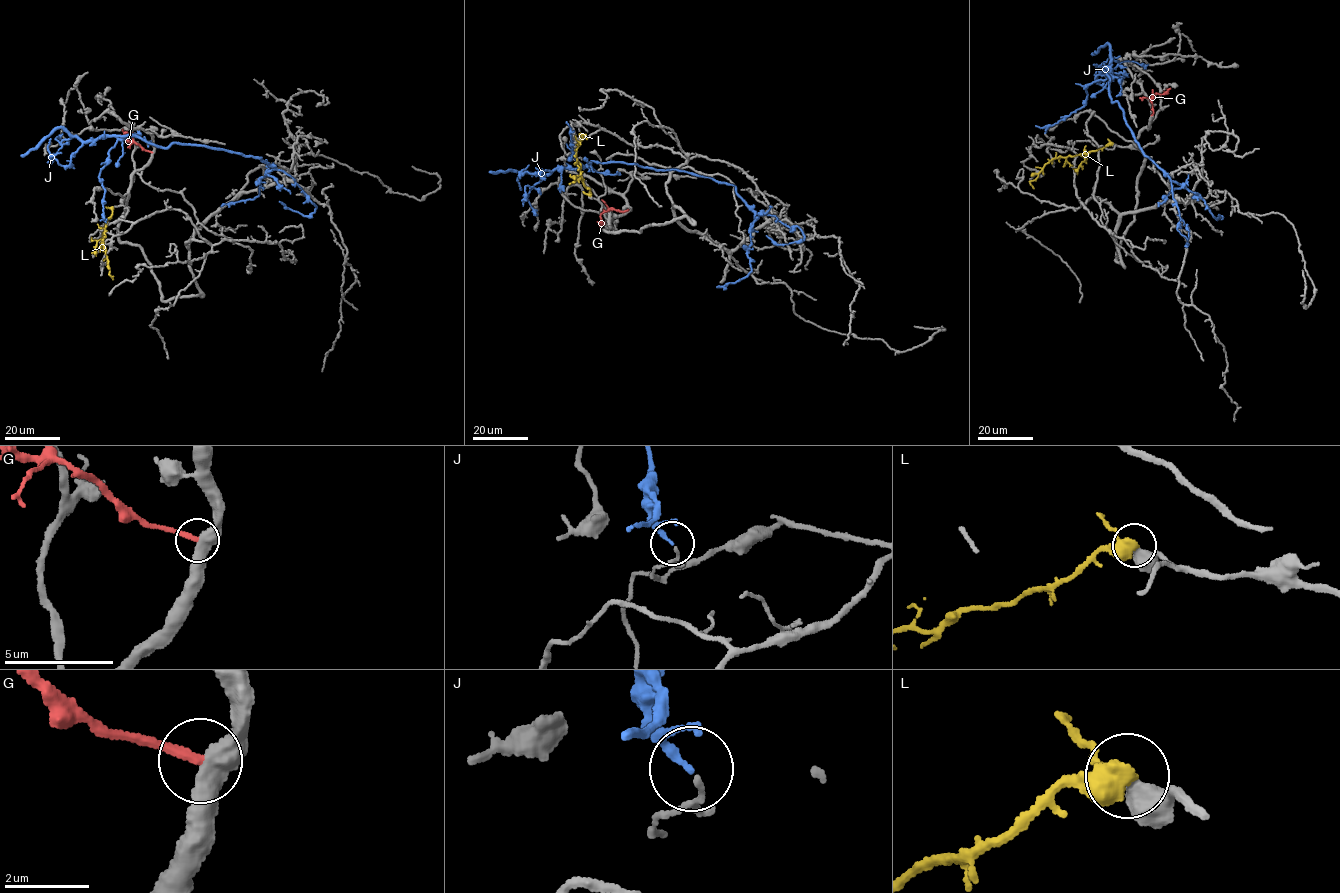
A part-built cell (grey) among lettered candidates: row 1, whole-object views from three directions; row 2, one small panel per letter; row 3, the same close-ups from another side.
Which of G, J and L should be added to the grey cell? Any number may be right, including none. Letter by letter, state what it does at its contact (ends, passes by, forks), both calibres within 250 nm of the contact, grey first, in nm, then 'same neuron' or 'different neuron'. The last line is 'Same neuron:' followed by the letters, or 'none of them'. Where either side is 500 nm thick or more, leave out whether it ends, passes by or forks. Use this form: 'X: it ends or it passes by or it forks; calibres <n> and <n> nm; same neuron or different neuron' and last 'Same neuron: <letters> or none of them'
G: calibres 500 and 240 nm; different neuron
J: it passes by; calibres 120 and 130 nm; different neuron
L: it passes by; calibres 380 and 460 nm; different neuron
Same neuron: none of them

